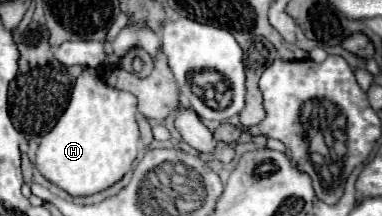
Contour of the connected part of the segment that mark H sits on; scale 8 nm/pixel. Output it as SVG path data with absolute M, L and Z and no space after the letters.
M85 69L75 81L71 101L57 125L41 139L37 169L69 195L93 195L117 183L139 151L137 99L101 81L95 69Z

